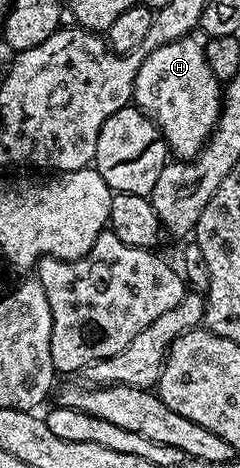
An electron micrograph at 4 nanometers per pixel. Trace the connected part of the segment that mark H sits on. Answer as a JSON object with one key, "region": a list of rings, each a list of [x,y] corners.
{"region":[[[195,33],[181,37],[177,41],[169,41],[155,51],[146,52],[140,58],[137,77],[133,81],[131,97],[134,106],[158,125],[170,154],[180,160],[192,159],[206,145],[207,140],[215,132],[219,115],[223,111],[224,88],[220,79],[213,73],[213,69],[209,69],[209,61],[205,57],[206,49],[206,42]]]}

